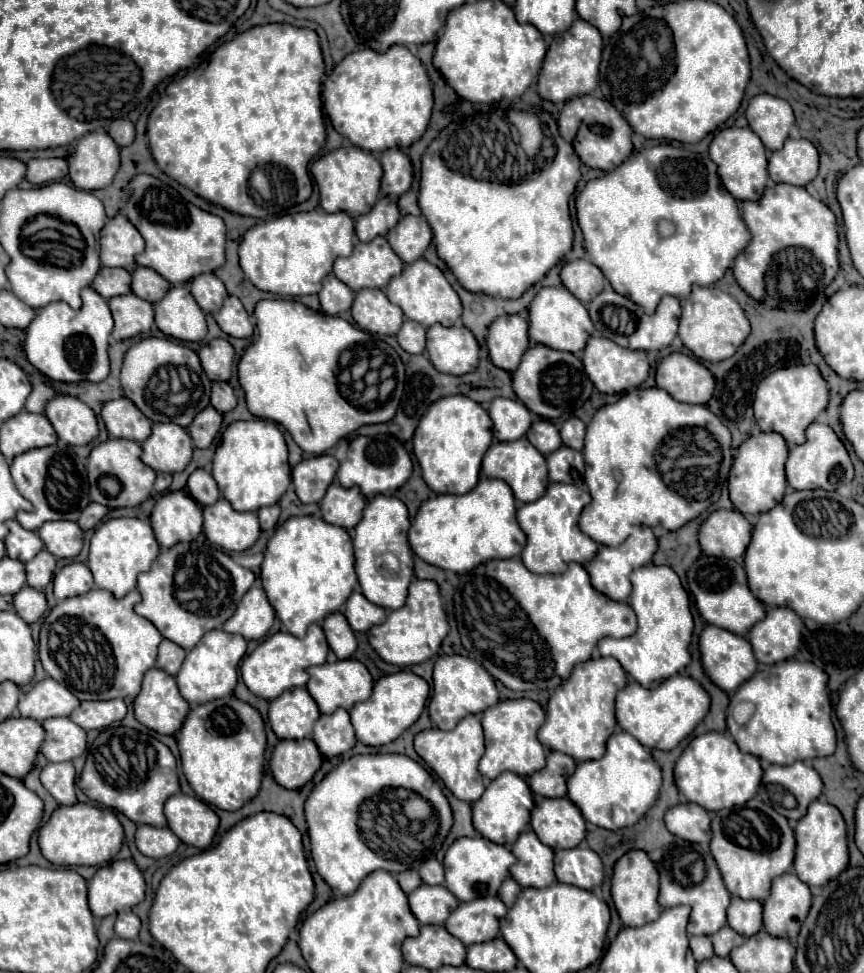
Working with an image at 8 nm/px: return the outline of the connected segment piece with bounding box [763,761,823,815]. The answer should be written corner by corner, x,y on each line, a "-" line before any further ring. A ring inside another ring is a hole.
795,761
793,765
769,765
763,773
763,783
777,783
791,791
799,803
801,815
805,815
807,805
823,791
819,773
803,761

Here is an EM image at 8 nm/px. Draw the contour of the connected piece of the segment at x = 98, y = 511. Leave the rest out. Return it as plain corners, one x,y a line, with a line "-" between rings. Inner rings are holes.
89,503
85,509
83,509
83,513
81,513
81,517
79,517
79,527
83,529
83,531
87,531
87,529
93,529
105,515
107,515
107,511
109,509
105,509
105,505
97,505
97,503

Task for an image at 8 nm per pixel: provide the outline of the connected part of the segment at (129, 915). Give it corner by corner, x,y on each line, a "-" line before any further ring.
125,909
125,911
121,911
121,913
117,915
115,933
117,933
121,939
137,939
139,927
141,927
141,921
139,921
139,917
137,917
131,909

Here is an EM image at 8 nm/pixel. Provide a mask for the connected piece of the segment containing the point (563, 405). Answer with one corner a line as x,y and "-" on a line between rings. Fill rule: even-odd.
535,345
525,351
517,371
513,377
513,391
517,393
519,401
535,415
557,419
557,417
569,417
575,409
579,409
593,391
593,383
589,381
583,361
575,357
573,353
555,351
545,345

